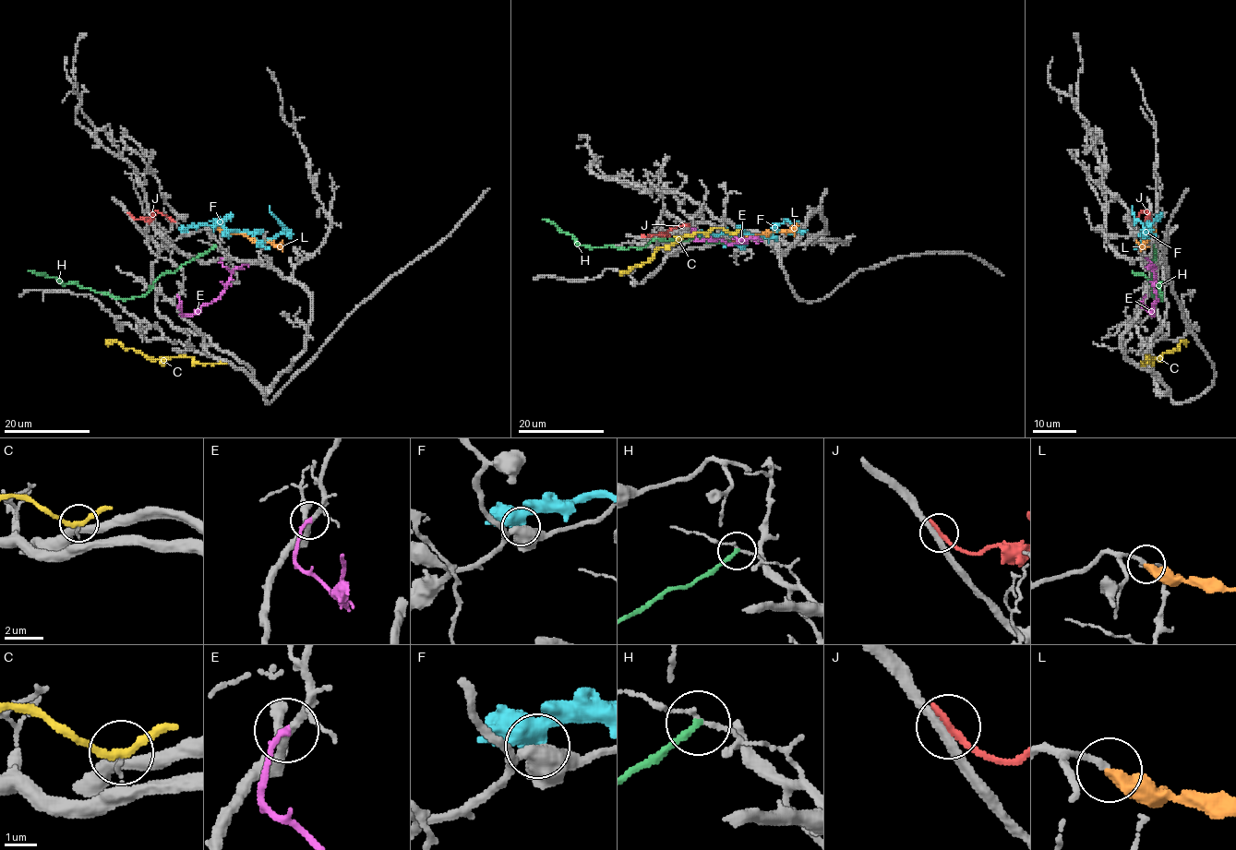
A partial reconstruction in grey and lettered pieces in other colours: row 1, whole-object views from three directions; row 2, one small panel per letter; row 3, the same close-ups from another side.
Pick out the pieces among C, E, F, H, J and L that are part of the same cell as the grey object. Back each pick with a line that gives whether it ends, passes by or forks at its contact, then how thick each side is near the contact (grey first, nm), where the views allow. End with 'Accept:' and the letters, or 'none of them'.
L: it ends; calibres 190 and 460 nm
Accept: L

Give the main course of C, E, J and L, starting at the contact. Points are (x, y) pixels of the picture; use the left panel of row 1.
C: (220, 363), (201, 364), (190, 356), (147, 358), (119, 342), (105, 341)
E: (177, 296), (179, 310), (184, 316), (191, 314), (215, 300), (231, 272), (223, 267), (222, 258)
J: (130, 215), (138, 220), (150, 219), (158, 210), (175, 221)
L: (217, 228), (258, 241), (271, 241), (278, 245), (283, 240)

